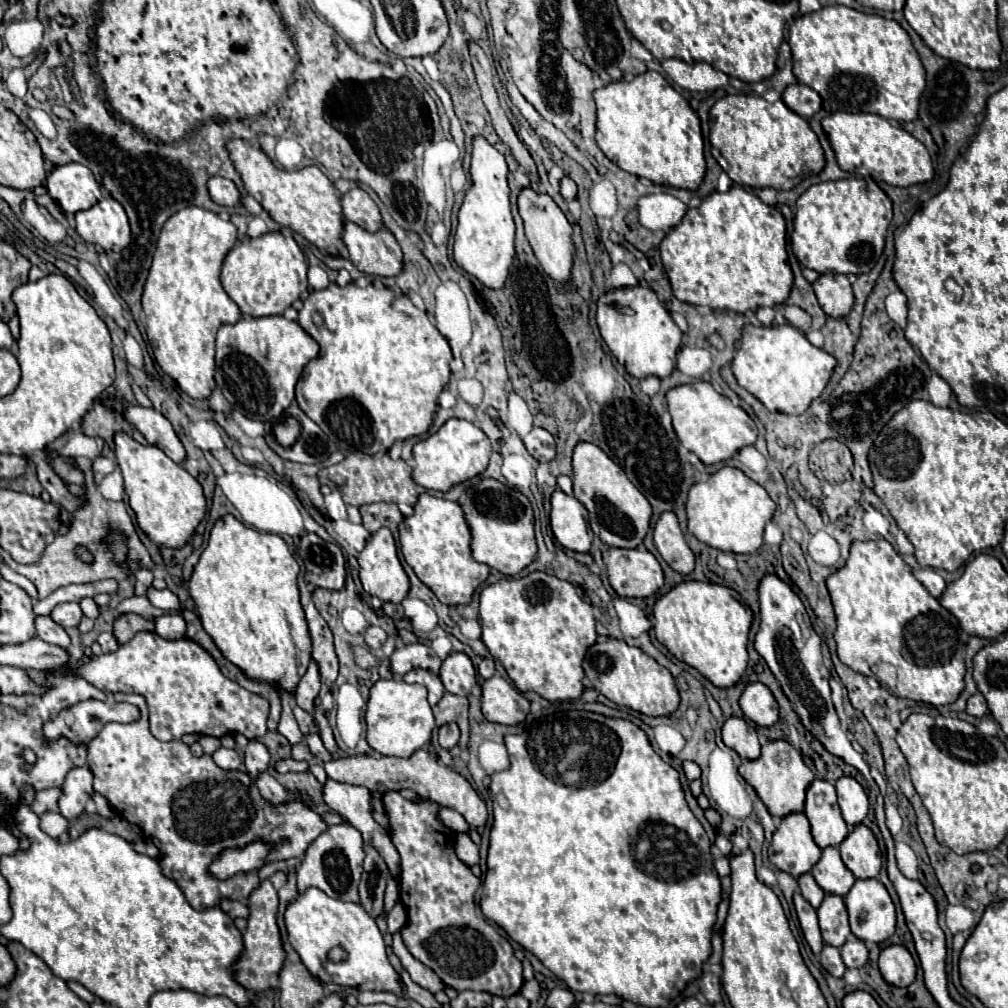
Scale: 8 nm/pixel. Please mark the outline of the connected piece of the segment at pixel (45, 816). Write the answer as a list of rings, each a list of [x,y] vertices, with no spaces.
[[[46,811],[40,815],[40,829],[46,831],[50,837],[58,839],[66,831],[66,819],[60,813]]]

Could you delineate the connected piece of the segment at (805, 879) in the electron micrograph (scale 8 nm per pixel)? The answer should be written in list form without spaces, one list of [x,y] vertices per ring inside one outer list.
[[[806,873],[806,875],[798,877],[798,885],[800,885],[800,893],[802,893],[802,897],[804,897],[814,909],[818,909],[820,903],[822,903],[822,899],[824,899],[824,891],[816,885],[814,877],[812,877],[810,873]]]

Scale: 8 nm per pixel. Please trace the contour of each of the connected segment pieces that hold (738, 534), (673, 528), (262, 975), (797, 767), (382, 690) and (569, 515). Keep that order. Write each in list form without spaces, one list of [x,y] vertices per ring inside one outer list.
[[[722,467],[718,473],[710,475],[708,481],[692,485],[688,493],[686,513],[688,531],[702,543],[728,553],[754,553],[762,545],[762,535],[766,523],[772,519],[776,503],[768,493],[750,477],[734,467]]]
[[[664,513],[654,527],[654,543],[662,559],[680,575],[694,571],[694,553],[684,541],[678,519],[674,513]]]
[[[270,879],[260,881],[260,885],[248,895],[248,925],[244,931],[244,951],[238,957],[238,961],[232,965],[234,979],[246,987],[248,991],[262,993],[270,989],[272,979],[280,973],[282,963],[286,959],[286,953],[282,949],[282,939],[280,939],[280,929],[276,925],[276,913],[278,913],[278,893],[272,885]]]
[[[768,741],[762,745],[762,755],[756,761],[744,761],[740,765],[740,775],[748,785],[754,787],[760,801],[766,805],[772,817],[786,817],[790,813],[804,811],[804,797],[808,785],[814,781],[814,773],[804,765],[802,755],[786,741]]]
[[[378,679],[372,687],[370,687],[370,695],[368,695],[368,709],[366,709],[366,739],[368,745],[372,749],[376,749],[382,755],[390,755],[390,757],[410,757],[416,749],[424,747],[430,737],[432,737],[432,729],[434,729],[434,715],[432,709],[426,701],[426,689],[424,685],[418,683],[406,683],[402,679]]]
[[[556,489],[552,495],[550,527],[562,547],[580,553],[590,551],[592,535],[586,521],[586,509],[576,497],[566,495],[562,489]]]

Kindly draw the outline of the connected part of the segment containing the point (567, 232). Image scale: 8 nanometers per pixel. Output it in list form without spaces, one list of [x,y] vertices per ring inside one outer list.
[[[530,187],[522,189],[522,193],[518,197],[518,209],[524,219],[526,237],[532,245],[534,255],[540,261],[542,269],[548,273],[548,277],[552,277],[552,281],[556,281],[556,285],[560,285],[560,291],[568,291],[570,275],[572,275],[572,261],[574,261],[574,243],[570,239],[572,225],[568,223],[568,219],[560,211],[560,207],[546,193],[536,193]]]

